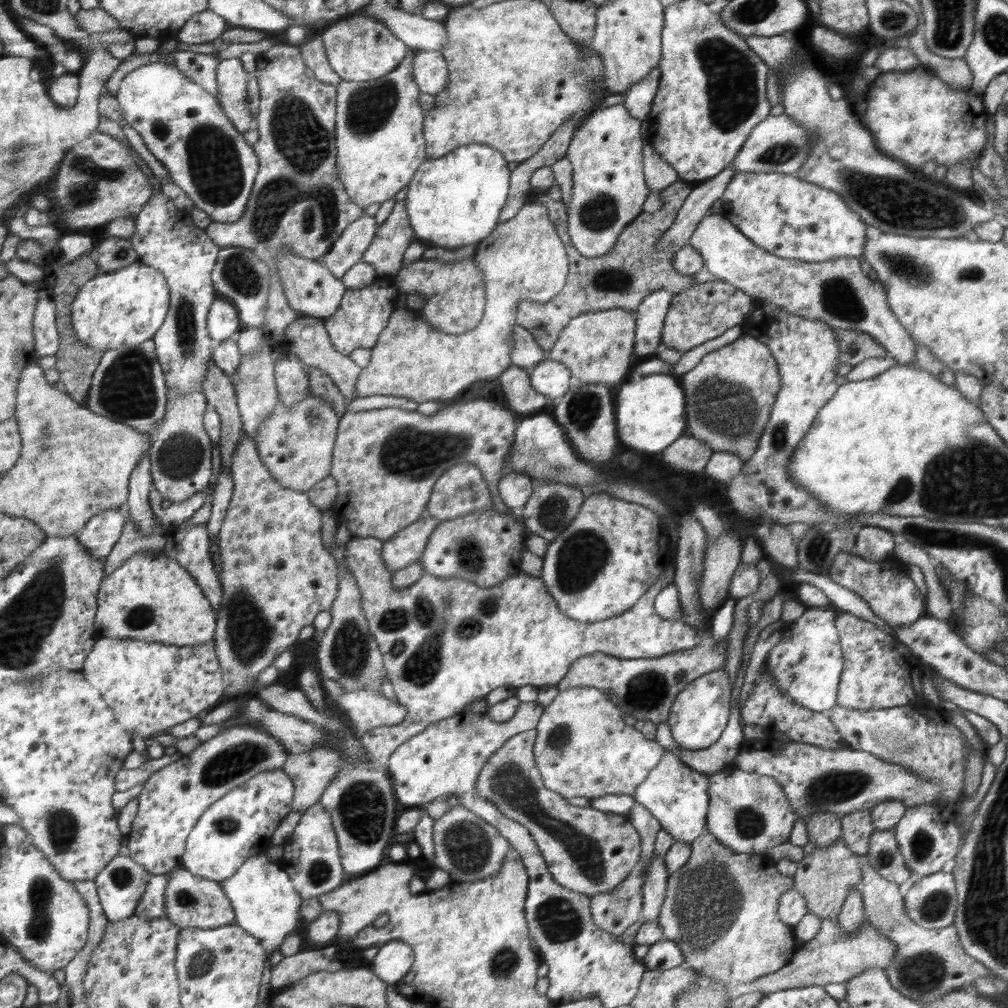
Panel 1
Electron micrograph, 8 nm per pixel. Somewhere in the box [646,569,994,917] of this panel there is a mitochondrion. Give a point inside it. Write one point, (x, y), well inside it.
(834, 786)

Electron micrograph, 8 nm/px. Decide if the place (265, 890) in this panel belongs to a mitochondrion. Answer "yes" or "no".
no

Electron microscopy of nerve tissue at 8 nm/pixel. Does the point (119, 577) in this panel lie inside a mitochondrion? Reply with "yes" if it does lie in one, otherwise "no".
no

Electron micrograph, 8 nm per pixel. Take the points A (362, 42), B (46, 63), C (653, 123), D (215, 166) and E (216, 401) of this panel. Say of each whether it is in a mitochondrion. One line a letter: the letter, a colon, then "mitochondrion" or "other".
A: other
B: other
C: other
D: mitochondrion
E: other

